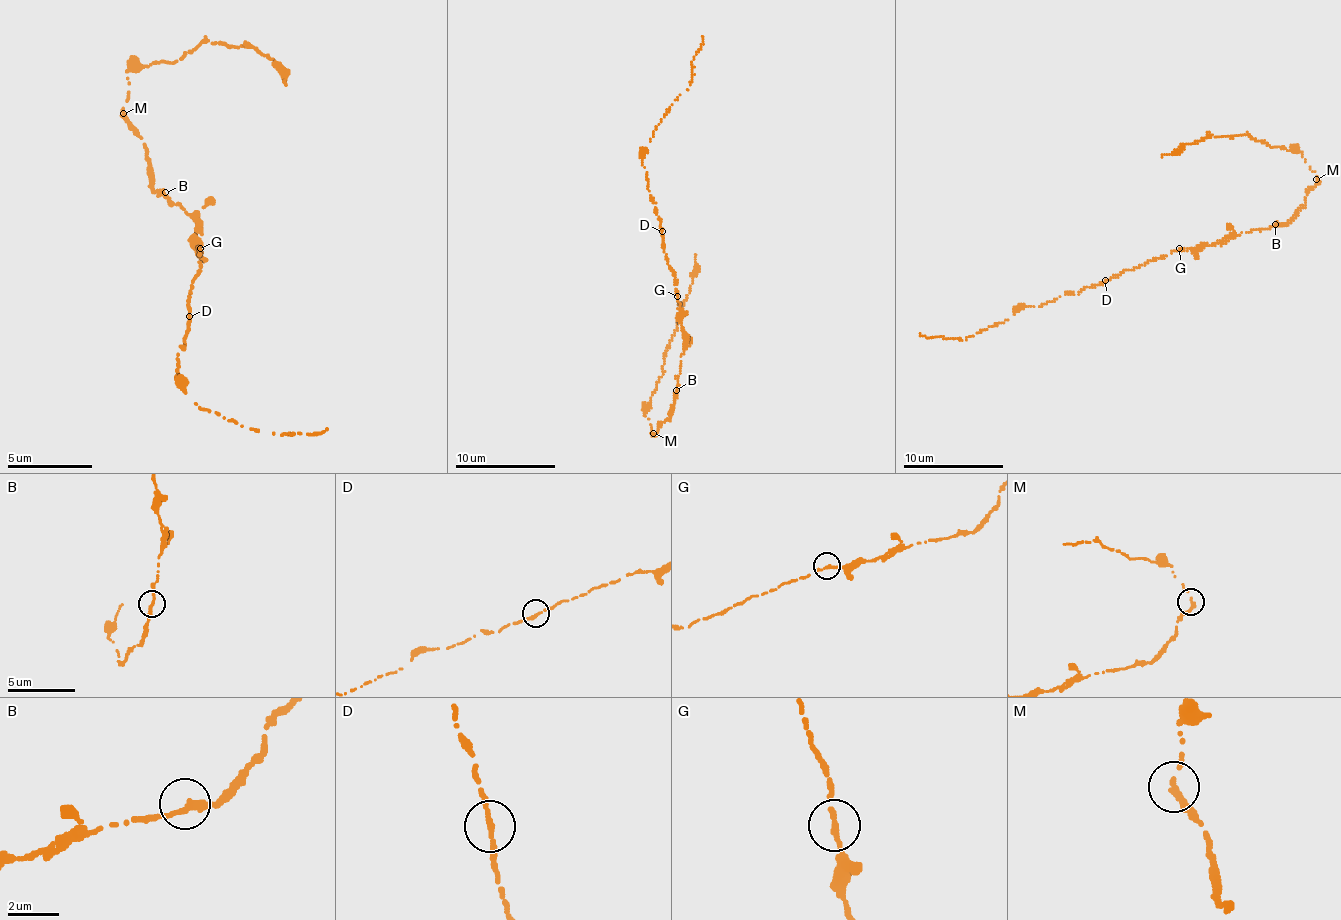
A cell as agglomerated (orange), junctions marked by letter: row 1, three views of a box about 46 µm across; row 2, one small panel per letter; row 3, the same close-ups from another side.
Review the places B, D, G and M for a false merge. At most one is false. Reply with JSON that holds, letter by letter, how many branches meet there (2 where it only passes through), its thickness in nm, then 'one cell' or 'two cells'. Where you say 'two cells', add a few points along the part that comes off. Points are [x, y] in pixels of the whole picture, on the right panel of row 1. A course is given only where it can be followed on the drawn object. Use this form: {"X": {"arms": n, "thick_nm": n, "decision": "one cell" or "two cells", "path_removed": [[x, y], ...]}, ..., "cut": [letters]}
{"B": {"arms": 2, "thick_nm": 280, "decision": "one cell"}, "D": {"arms": 2, "thick_nm": 200, "decision": "one cell"}, "G": {"arms": 2, "thick_nm": 200, "decision": "one cell"}, "M": {"arms": 2, "thick_nm": 240, "decision": "two cells", "path_removed": [[1317, 179], [1302, 154], [1271, 147], [1247, 134], [1202, 138], [1162, 157]]}, "cut": ["M"]}

